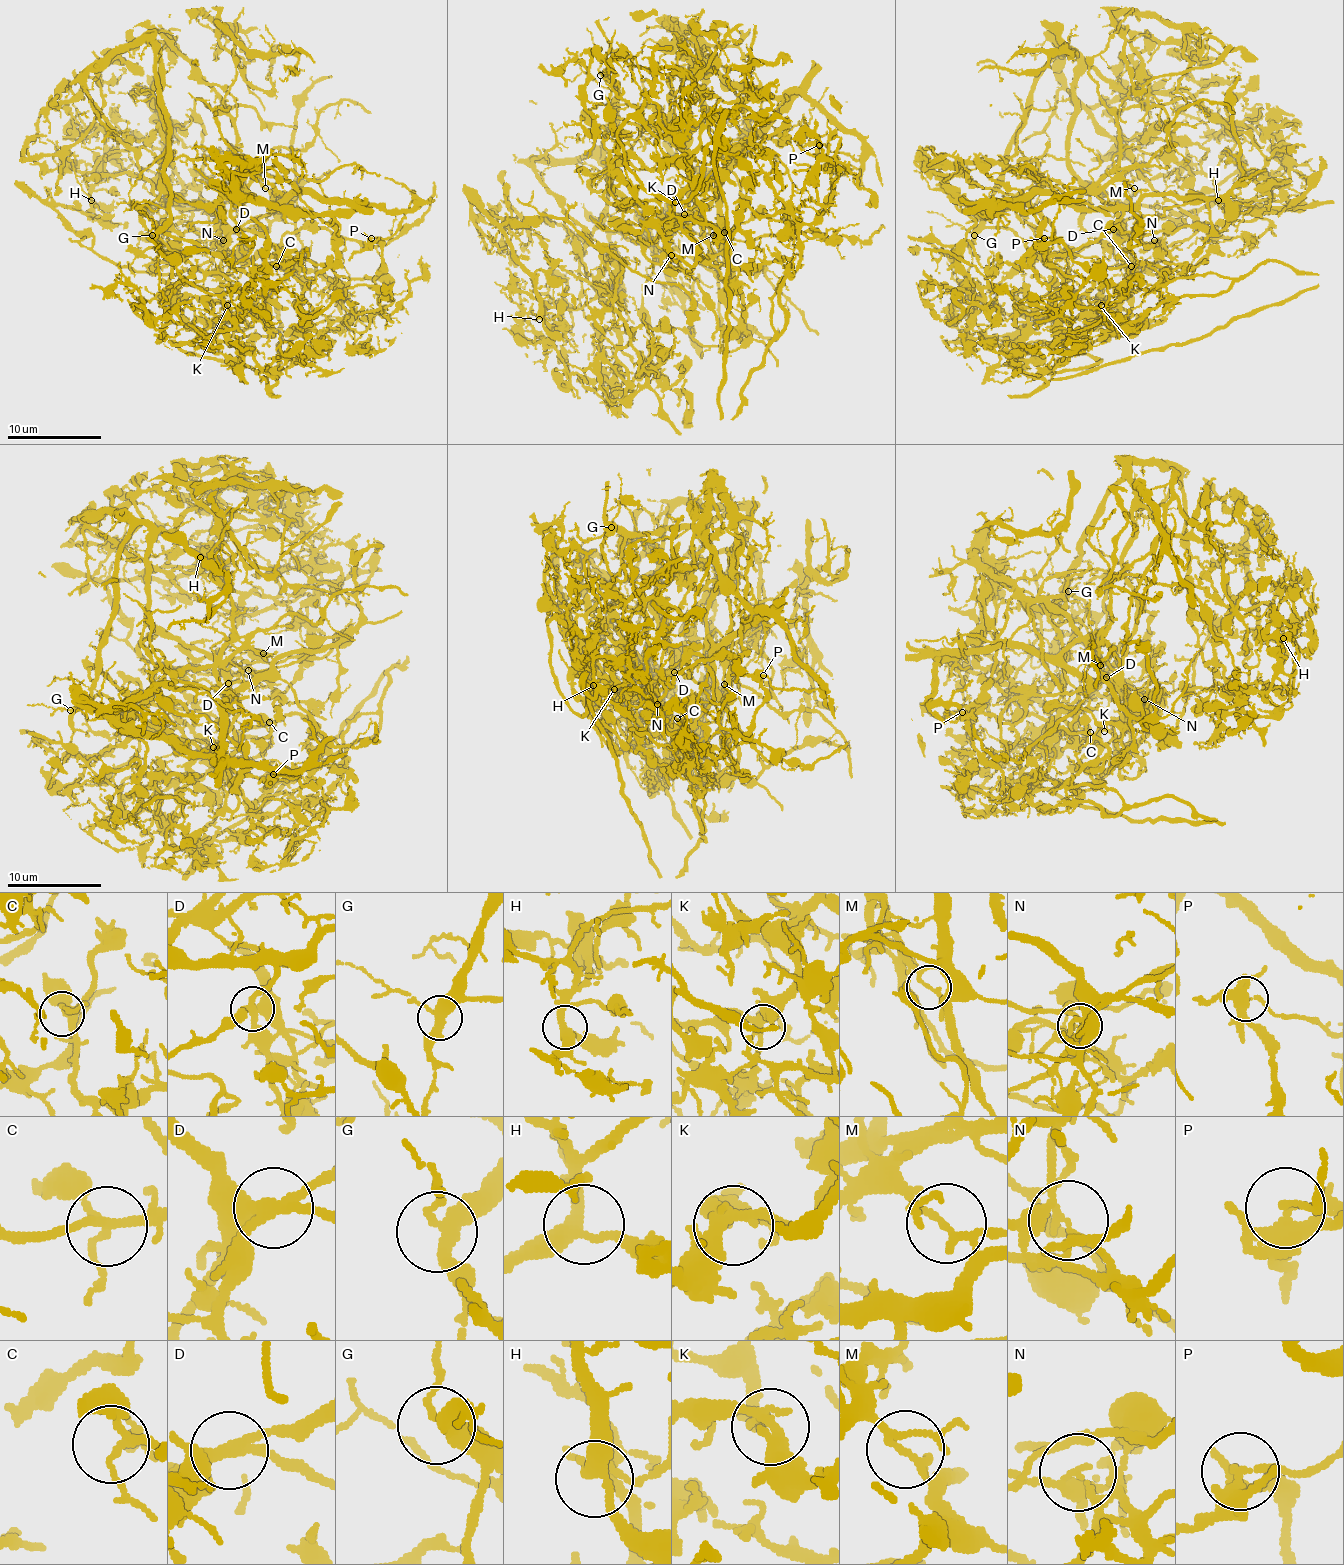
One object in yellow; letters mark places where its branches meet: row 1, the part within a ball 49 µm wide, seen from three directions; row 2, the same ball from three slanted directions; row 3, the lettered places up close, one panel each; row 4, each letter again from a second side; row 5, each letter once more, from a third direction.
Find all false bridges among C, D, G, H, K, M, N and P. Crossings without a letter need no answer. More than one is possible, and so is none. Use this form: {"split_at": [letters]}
{"split_at": ["D", "M", "N", "P"]}

